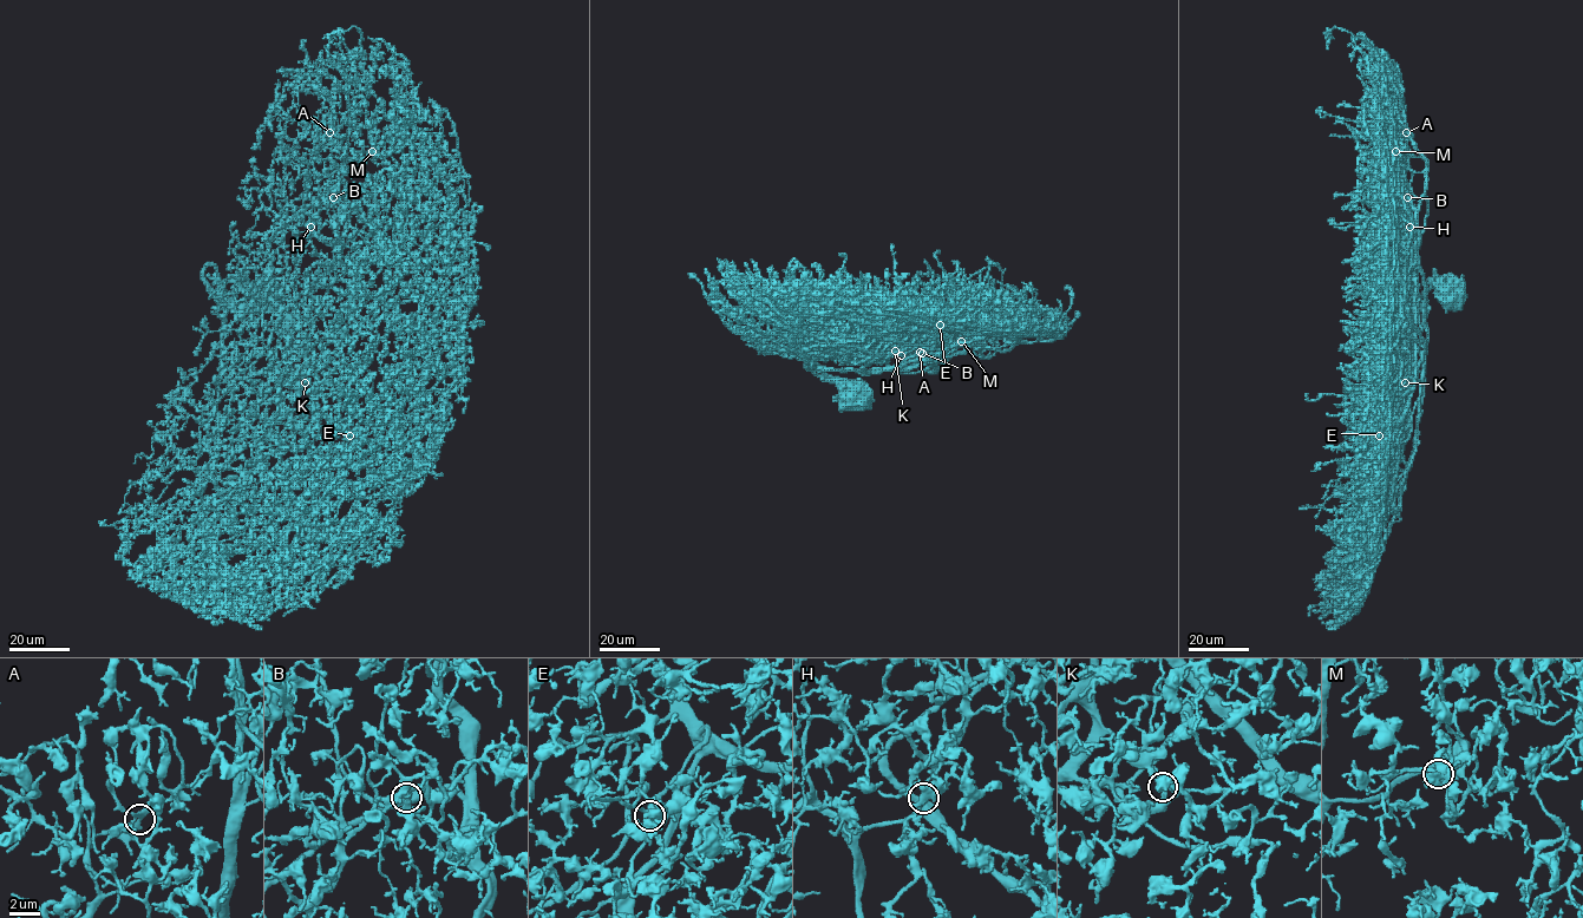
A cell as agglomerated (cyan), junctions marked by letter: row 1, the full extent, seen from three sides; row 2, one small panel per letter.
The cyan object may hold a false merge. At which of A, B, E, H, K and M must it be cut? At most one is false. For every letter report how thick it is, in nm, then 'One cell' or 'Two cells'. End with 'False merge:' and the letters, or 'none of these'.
A: Thickness 240 nm. One cell
B: Thickness 190 nm. One cell
E: Thickness 200 nm. One cell
H: Thickness 200 nm. One cell
K: Thickness 240 nm. One cell
M: Thickness 170 nm. One cell
False merge: none of these

